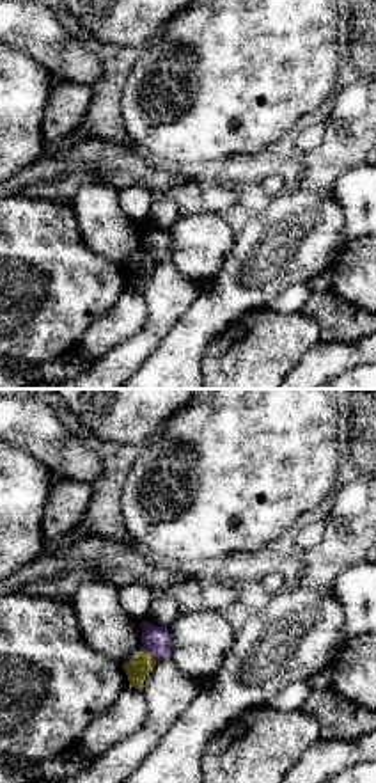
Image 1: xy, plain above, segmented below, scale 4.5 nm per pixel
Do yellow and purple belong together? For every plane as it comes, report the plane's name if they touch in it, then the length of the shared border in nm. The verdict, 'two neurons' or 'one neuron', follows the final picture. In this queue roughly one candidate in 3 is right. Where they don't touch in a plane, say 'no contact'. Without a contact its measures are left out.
meets yellow in xy; contact 100 nm long

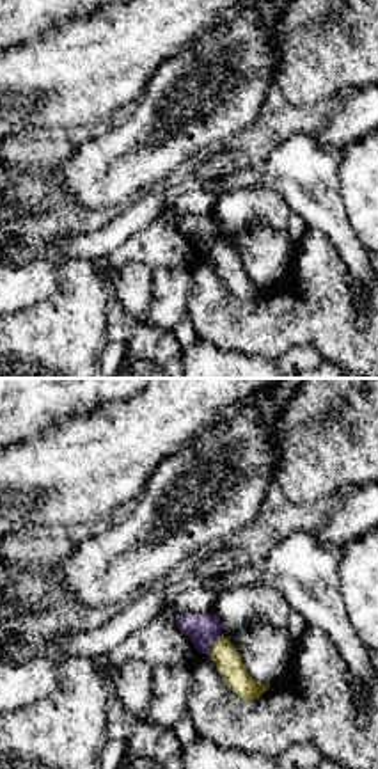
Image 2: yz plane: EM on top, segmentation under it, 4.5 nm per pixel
meets yellow in yz; contact 120 nm long

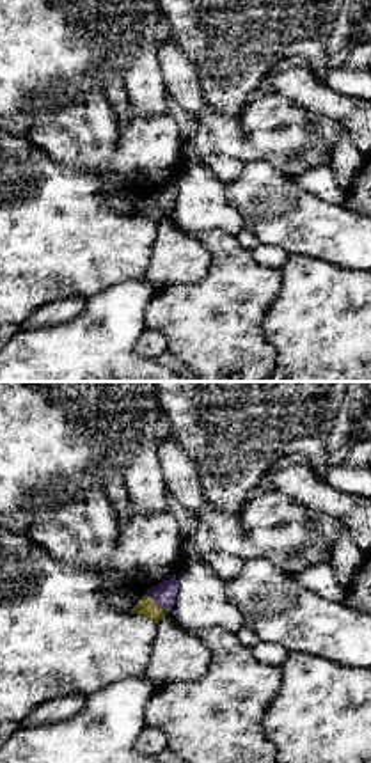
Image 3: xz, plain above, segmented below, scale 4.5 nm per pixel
meets yellow in xz; contact 140 nm long

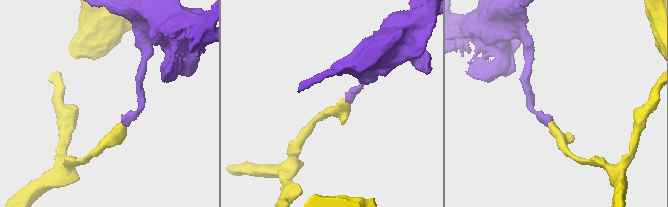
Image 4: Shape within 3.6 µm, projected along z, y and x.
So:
two neurons

